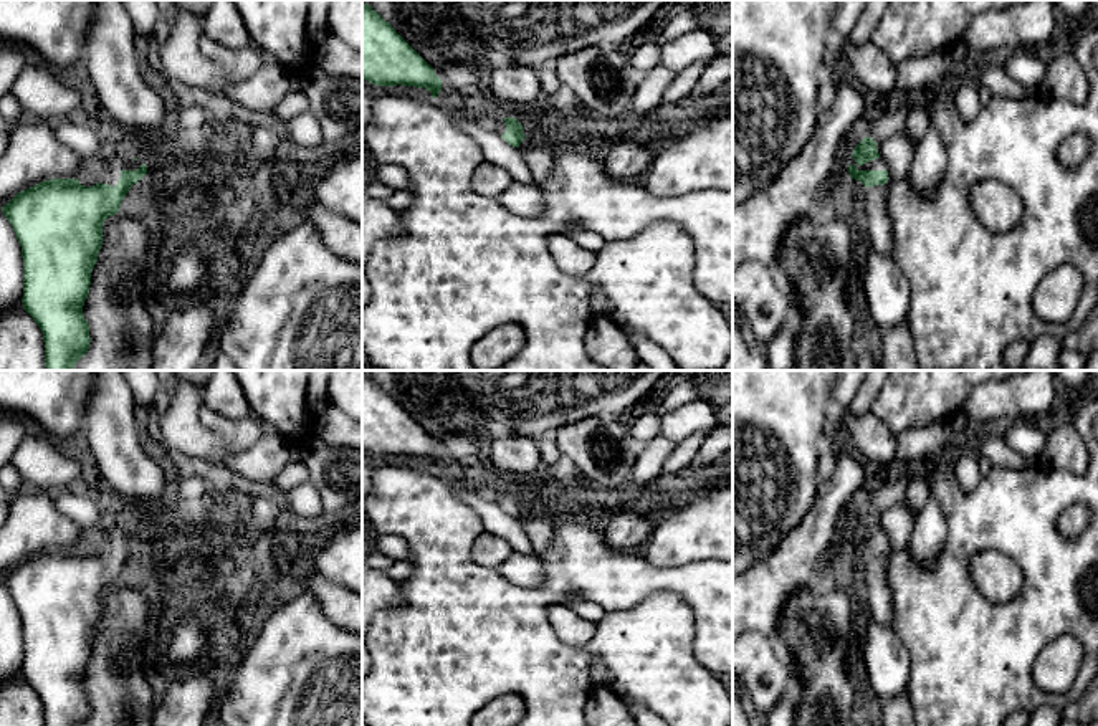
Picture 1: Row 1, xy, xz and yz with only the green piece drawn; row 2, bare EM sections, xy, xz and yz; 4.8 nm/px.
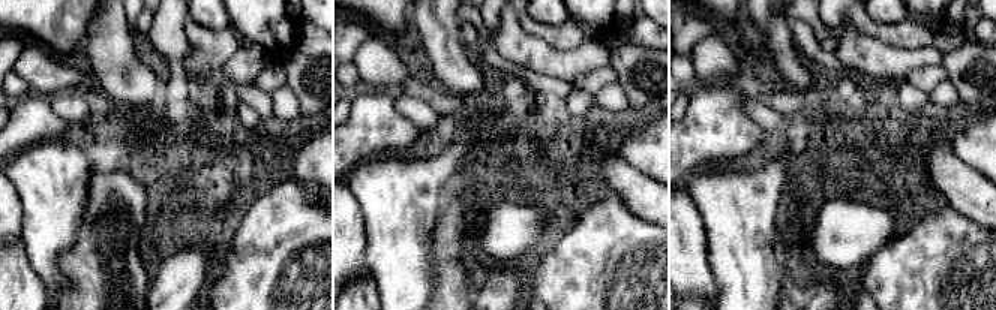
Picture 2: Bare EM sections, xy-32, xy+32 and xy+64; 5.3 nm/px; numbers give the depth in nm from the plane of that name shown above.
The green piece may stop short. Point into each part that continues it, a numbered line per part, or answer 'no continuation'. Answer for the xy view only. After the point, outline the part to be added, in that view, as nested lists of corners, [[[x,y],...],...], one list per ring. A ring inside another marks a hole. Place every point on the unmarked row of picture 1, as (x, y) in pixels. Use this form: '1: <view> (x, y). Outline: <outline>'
1: xy (128, 533). Outline: [[[126,526],[121,531],[121,541],[137,541],[142,536],[142,531],[136,531],[134,526]]]

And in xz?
1: xz (498, 493). Outline: [[[504,486],[493,488],[493,491],[489,494],[499,506],[503,506],[506,503]]]

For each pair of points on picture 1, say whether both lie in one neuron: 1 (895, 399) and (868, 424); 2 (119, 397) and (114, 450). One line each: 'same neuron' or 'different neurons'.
1: different neurons
2: same neuron

